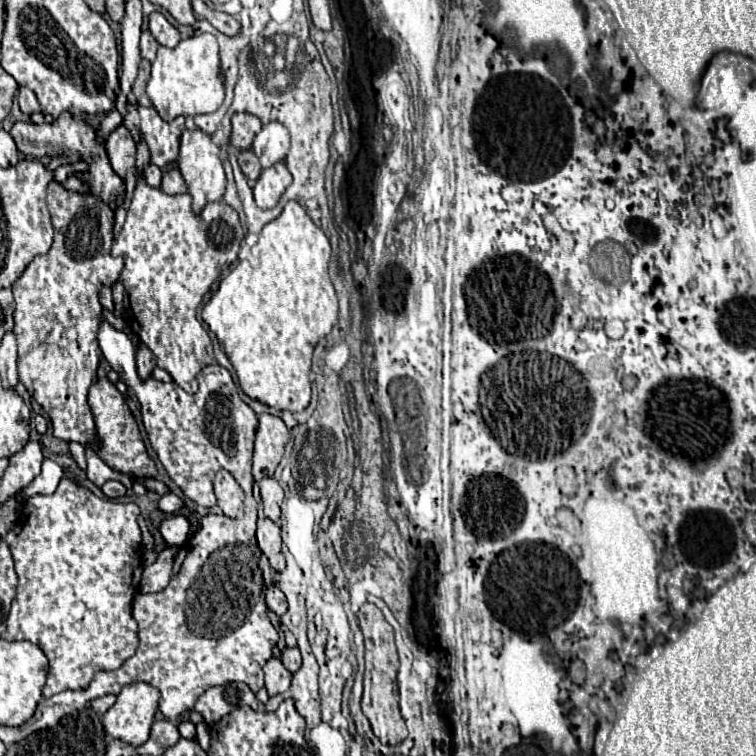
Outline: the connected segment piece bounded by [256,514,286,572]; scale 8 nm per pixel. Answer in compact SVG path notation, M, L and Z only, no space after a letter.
M260 514L258 518L258 530L256 530L256 536L258 536L258 546L260 550L268 556L270 560L270 566L276 570L276 572L282 572L286 568L286 562L284 562L284 556L280 552L280 528L270 522L266 516Z

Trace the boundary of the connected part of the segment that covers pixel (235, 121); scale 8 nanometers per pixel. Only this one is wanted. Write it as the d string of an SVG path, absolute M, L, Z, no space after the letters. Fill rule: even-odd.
M234 114L232 116L232 136L230 144L238 150L248 150L254 142L254 136L260 132L262 122L252 114Z

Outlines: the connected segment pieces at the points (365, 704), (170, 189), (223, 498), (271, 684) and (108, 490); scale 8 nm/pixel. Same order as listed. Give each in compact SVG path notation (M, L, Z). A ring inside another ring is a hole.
M374 604L362 606L360 626L364 632L365 642L365 673L361 709L368 718L375 736L384 744L396 746L408 736L408 730L398 710L398 684L396 684L398 654L396 654L396 644L394 644L394 630Z
M170 168L170 170L164 172L160 190L166 192L166 194L184 194L184 192L188 190L188 188L186 188L186 182L184 182L184 178L182 178L182 174L178 172L178 168Z
M220 470L214 478L214 494L218 498L218 506L228 518L242 518L244 514L244 494L234 476L226 470Z
M270 658L264 664L264 682L266 682L268 696L276 696L276 694L282 694L290 688L292 674L284 668L284 664L280 660Z
M108 480L104 486L102 486L102 492L108 496L108 498L120 498L126 494L126 488L122 482L118 480Z

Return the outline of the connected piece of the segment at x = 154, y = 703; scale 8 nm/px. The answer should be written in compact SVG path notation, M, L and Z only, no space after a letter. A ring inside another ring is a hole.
M136 682L134 686L124 686L118 694L114 706L102 716L102 724L108 736L140 746L150 736L150 726L158 710L158 690Z

